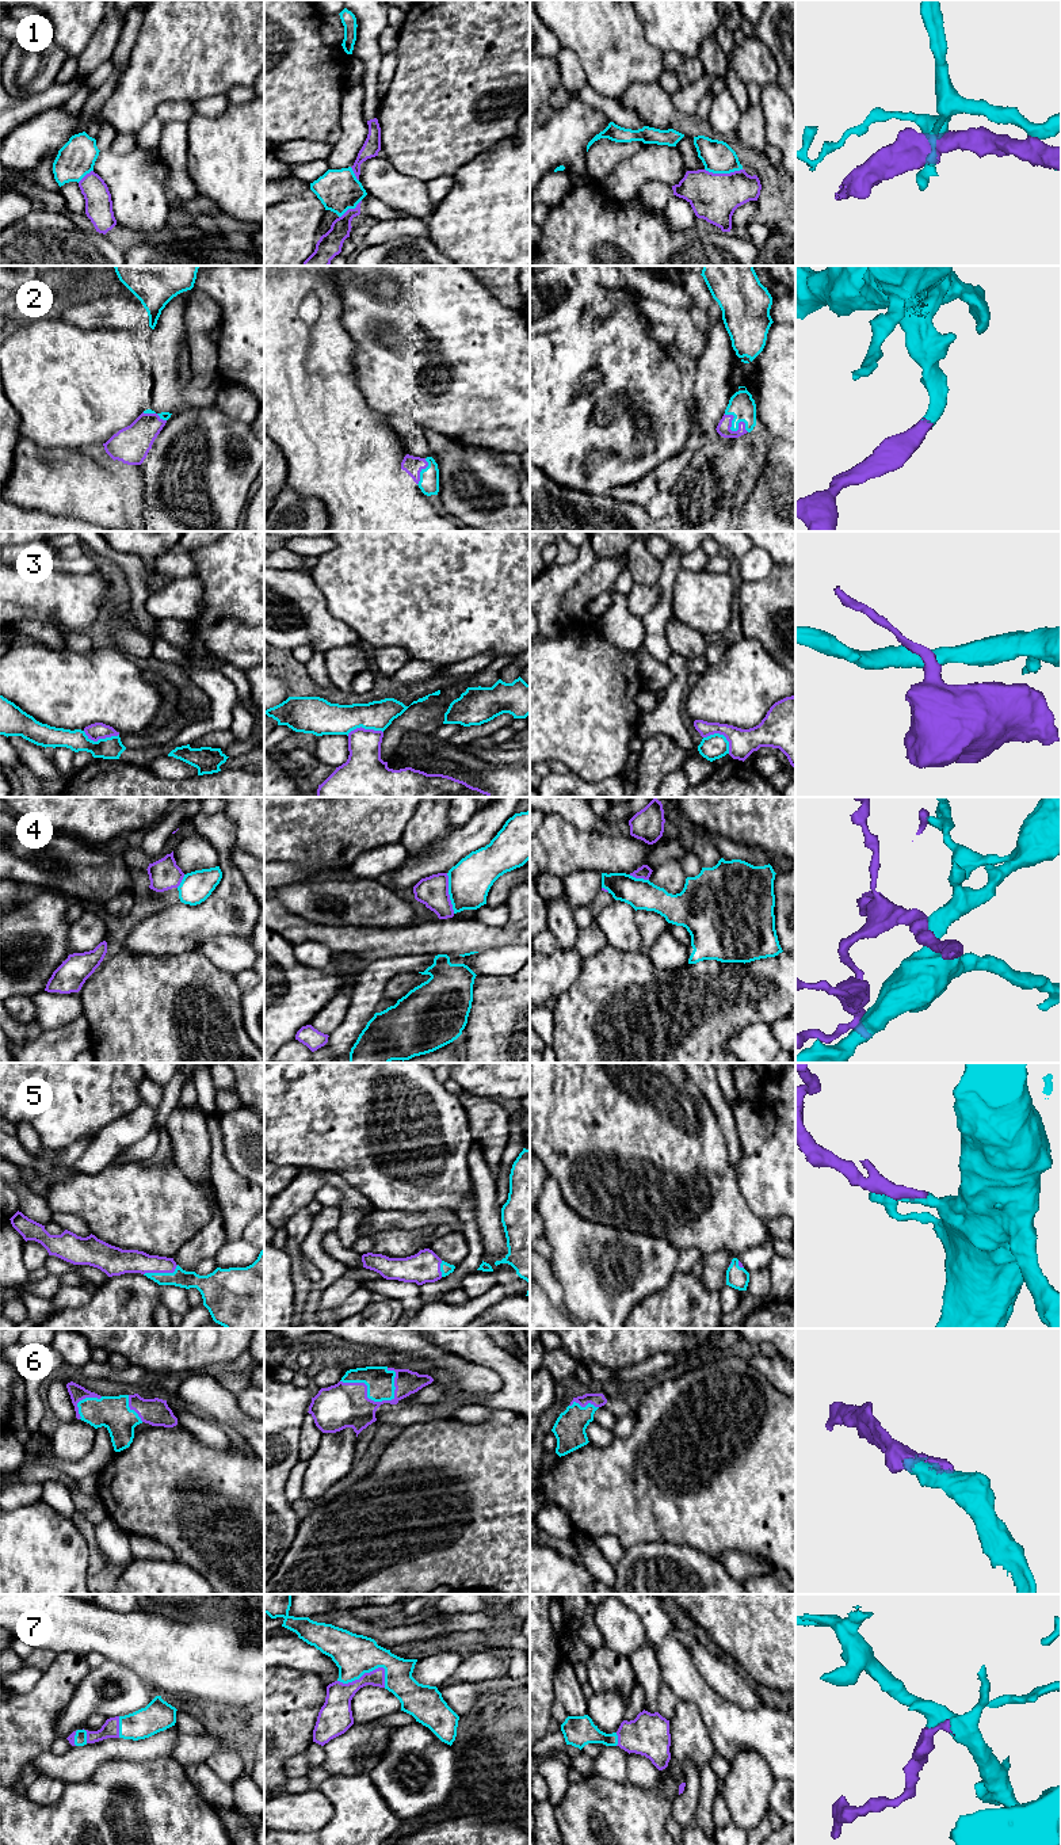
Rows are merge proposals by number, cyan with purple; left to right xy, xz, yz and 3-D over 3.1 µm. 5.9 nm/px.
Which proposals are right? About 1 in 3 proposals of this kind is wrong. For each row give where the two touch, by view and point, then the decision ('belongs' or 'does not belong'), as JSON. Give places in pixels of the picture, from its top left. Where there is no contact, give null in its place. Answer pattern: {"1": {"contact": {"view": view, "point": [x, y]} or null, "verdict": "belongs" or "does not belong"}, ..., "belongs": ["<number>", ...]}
{"1": {"contact": {"view": "yz", "point": [724, 172]}, "verdict": "does not belong"}, "2": {"contact": {"view": "yz", "point": [733, 430]}, "verdict": "belongs"}, "3": {"contact": {"view": "xy", "point": [100, 739]}, "verdict": "does not belong"}, "4": {"contact": {"view": "xz", "point": [449, 894]}, "verdict": "does not belong"}, "5": {"contact": {"view": "xy", "point": [161, 1273]}, "verdict": "belongs"}, "6": {"contact": {"view": "xz", "point": [367, 1392]}, "verdict": "belongs"}, "7": {"contact": {"view": "xz", "point": [361, 1676]}, "verdict": "belongs"}, "belongs": ["2", "5", "6", "7"]}

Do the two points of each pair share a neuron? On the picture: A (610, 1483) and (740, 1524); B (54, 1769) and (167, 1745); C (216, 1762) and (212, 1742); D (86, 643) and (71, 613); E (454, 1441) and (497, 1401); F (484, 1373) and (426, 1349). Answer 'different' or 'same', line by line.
A: same
B: same
C: different
D: different
E: different
F: same

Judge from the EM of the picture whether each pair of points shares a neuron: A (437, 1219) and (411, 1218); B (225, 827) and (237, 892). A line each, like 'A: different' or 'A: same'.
A: same
B: same

